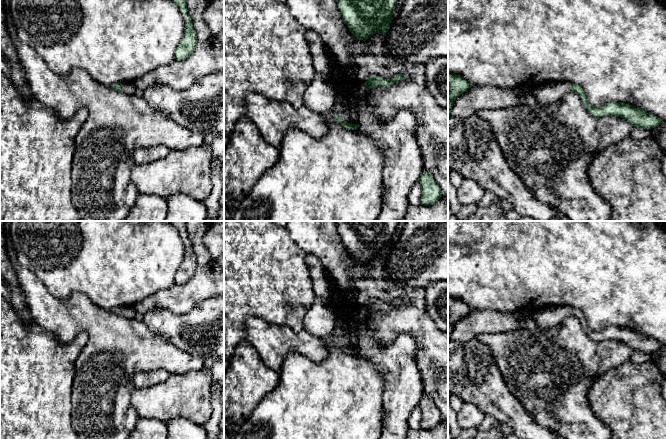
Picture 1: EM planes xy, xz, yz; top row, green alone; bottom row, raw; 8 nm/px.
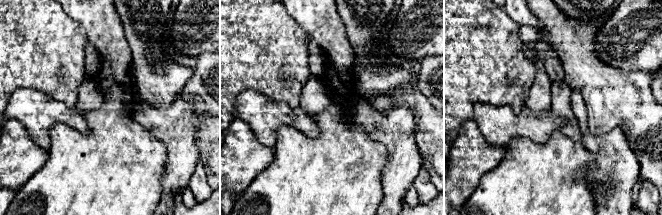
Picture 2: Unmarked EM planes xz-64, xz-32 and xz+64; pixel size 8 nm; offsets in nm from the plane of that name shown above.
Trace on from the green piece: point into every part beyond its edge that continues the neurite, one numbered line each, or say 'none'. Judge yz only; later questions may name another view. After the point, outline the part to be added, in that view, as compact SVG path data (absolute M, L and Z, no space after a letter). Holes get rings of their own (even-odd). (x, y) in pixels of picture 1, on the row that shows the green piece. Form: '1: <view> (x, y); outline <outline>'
1: yz (549, 93); outline M561 81L546 83L531 89L538 106L549 106L559 101L565 94L572 92L572 82Z

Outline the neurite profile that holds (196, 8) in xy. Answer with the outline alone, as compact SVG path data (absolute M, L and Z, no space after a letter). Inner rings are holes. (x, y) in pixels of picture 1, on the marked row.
M186 0L187 15L191 18L198 42L204 42L211 37L211 31L204 20L203 13L210 0Z

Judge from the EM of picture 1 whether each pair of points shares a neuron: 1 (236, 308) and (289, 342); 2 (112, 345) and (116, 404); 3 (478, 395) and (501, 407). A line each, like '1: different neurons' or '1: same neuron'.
1: different neurons
2: same neuron
3: same neuron

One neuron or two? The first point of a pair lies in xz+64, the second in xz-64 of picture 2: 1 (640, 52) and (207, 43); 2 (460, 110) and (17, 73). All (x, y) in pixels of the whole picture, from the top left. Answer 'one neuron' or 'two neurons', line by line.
1: one neuron
2: one neuron

